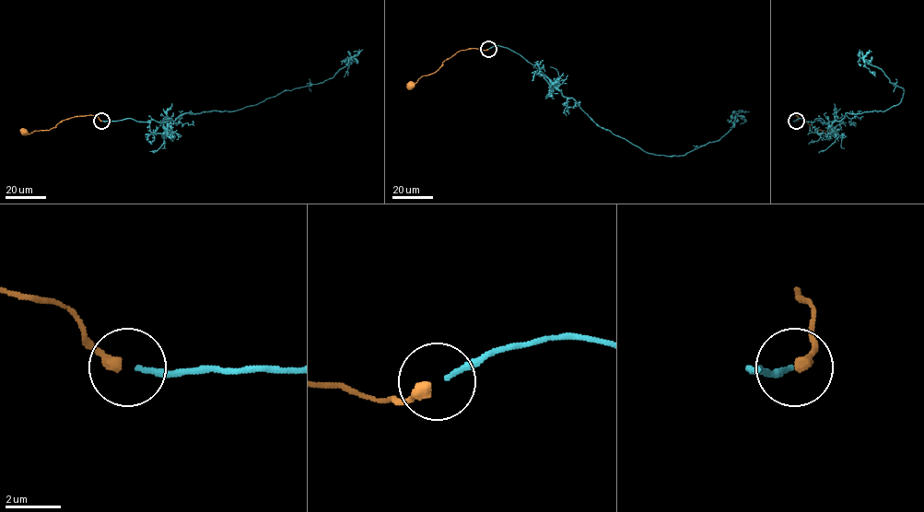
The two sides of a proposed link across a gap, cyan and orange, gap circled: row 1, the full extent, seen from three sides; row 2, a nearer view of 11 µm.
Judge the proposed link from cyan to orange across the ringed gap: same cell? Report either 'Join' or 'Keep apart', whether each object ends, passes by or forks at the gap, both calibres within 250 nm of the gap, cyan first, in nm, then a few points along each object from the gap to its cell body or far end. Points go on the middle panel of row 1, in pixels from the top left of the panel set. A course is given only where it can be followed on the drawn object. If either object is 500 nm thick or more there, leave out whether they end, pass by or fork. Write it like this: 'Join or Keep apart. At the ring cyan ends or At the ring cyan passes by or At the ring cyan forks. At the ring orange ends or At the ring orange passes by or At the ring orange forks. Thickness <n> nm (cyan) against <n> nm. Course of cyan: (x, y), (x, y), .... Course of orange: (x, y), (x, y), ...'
Join. At the ring cyan ends. At the ring orange ends. Thickness 180 nm (cyan) against 420 nm. Course of cyan: (489, 49), (500, 45), (517, 53), (600, 126), (648, 153), (685, 155), (718, 141), (736, 118), (731, 127). Course of orange: (487, 49), (472, 48), (457, 52), (436, 71), (409, 85)

